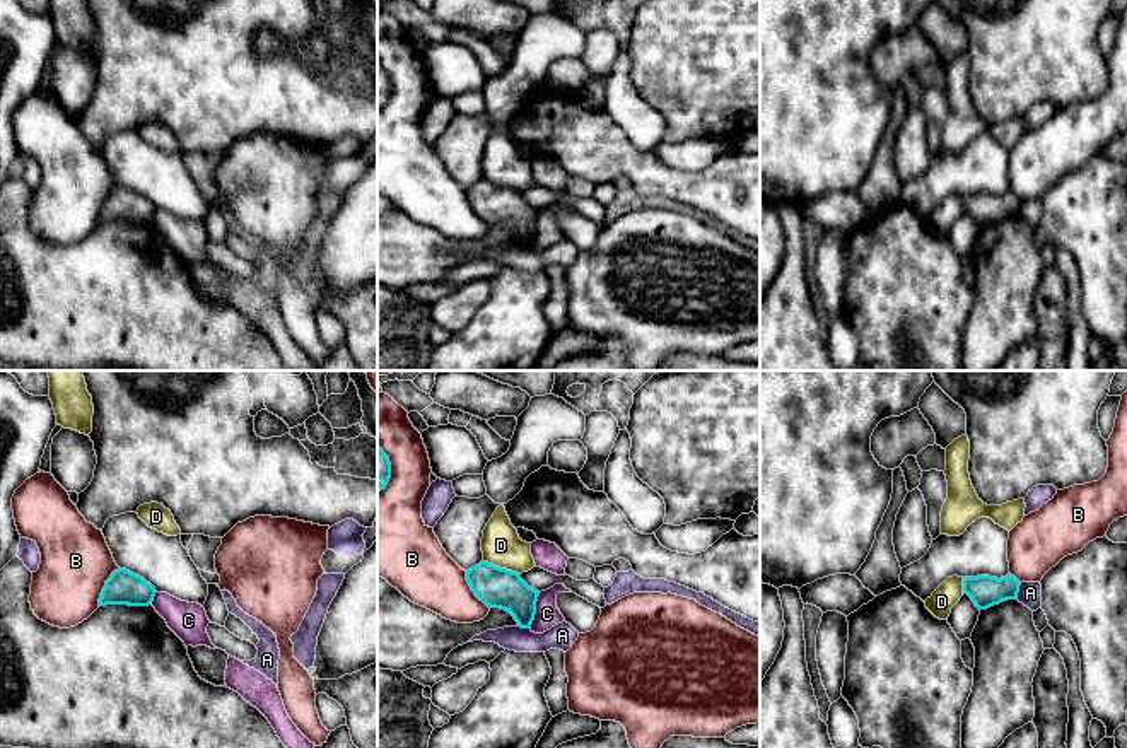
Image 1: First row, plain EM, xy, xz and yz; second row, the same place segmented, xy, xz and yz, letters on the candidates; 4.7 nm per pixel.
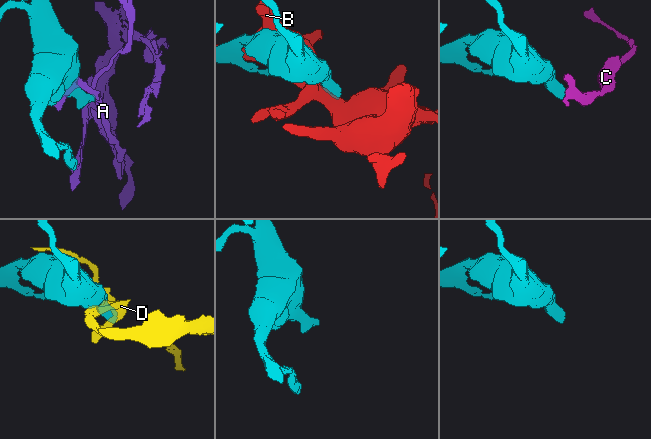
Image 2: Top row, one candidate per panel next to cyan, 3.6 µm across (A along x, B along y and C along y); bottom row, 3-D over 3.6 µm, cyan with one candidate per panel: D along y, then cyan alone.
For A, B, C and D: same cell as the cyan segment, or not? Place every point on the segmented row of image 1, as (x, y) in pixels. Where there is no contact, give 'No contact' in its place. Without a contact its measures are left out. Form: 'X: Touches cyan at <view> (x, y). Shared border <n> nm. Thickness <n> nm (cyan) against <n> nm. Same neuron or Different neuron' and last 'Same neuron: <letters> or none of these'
A: Touches cyan at yz (1018, 591). Shared border 80 nm. Thickness 150 nm (cyan) against 110 nm. Different neuron
B: Touches cyan at xy (105, 586). Shared border 200 nm. Thickness 160 nm (cyan) against 340 nm. Different neuron
C: Touches cyan at xz (535, 610). Shared border 180 nm. Thickness 190 nm (cyan) against 110 nm. Different neuron
D: Touches cyan at xz (499, 567). Shared border 180 nm. Thickness 190 nm (cyan) against 190 nm. Different neuron
Same neuron: none of these

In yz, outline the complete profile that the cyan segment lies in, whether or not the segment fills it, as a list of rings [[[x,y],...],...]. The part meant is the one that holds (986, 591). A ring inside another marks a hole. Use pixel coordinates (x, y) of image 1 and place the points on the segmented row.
[[[1014,576],[1006,577],[963,577],[963,594],[968,594],[978,610],[987,610],[1007,599],[1018,599],[1021,582]]]

